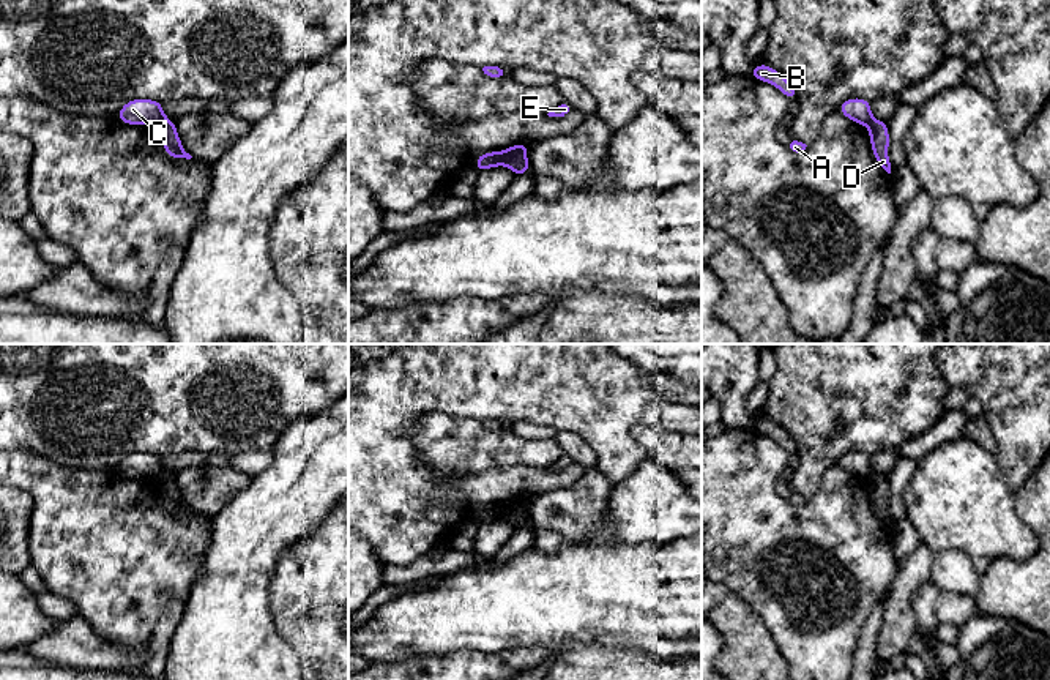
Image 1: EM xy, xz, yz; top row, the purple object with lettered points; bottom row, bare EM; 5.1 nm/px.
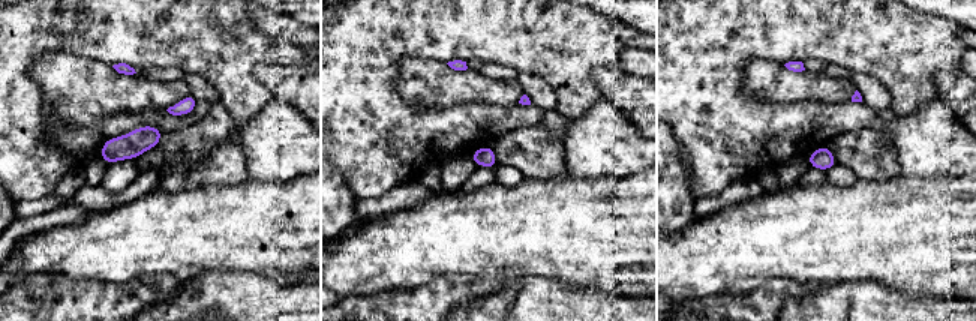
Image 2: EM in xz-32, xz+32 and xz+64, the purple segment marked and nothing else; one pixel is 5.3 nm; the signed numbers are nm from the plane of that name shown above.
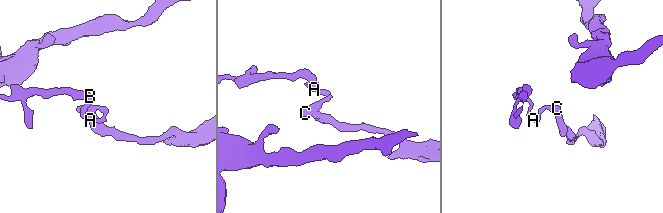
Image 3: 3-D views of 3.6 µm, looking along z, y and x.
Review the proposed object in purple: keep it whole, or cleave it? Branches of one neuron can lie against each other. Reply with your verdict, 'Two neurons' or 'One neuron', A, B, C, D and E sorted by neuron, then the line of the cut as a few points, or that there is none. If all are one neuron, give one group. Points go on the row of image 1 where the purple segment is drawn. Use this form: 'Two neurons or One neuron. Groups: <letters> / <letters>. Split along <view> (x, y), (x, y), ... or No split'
Two neurons. Groups: A B C E / D. Split along xz (525, 155), (516, 156), (506, 164)

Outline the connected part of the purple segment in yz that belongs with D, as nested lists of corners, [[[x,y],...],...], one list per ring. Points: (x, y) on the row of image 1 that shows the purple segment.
[[[873,118],[867,123],[867,129],[870,134],[870,147],[875,159],[888,174],[891,174],[891,163],[888,155],[889,131],[886,121]]]

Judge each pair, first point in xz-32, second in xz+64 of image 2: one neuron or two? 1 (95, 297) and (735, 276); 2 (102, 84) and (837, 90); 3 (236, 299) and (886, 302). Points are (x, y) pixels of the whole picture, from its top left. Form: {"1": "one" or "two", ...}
{"1": "two", "2": "one", "3": "one"}

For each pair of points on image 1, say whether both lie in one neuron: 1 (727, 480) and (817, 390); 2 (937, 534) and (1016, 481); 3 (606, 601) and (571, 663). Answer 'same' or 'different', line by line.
1: different
2: different
3: different

